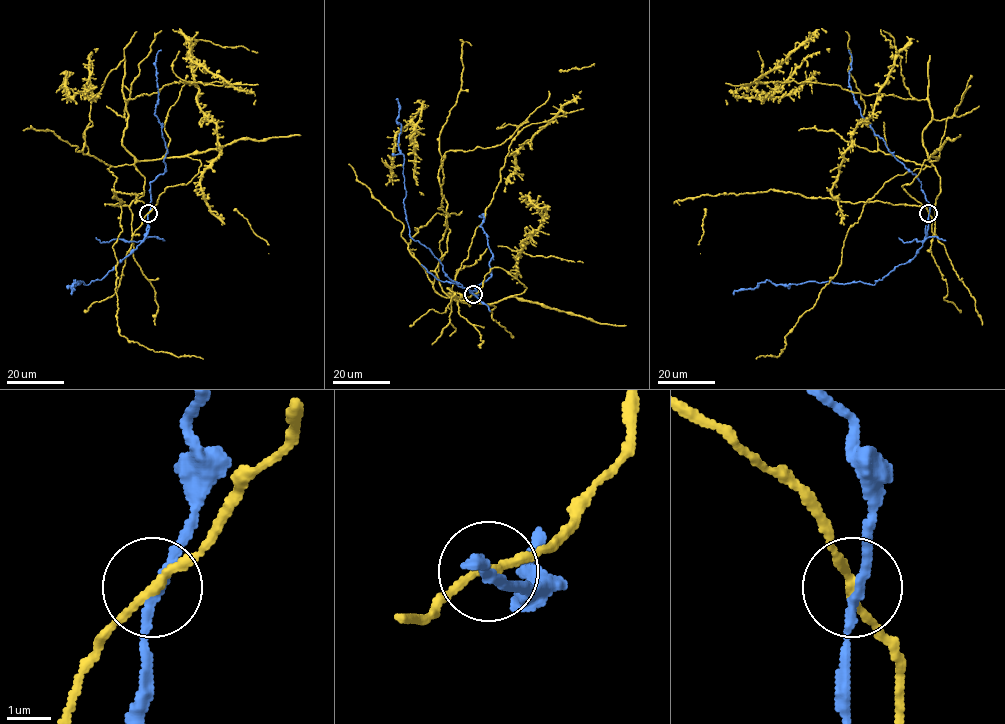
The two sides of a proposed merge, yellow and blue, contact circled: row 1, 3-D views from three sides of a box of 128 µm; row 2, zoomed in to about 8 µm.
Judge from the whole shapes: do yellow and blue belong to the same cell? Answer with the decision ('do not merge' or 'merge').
do not merge

